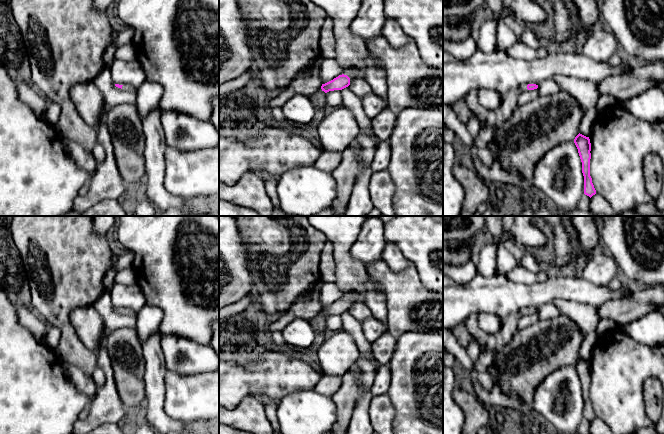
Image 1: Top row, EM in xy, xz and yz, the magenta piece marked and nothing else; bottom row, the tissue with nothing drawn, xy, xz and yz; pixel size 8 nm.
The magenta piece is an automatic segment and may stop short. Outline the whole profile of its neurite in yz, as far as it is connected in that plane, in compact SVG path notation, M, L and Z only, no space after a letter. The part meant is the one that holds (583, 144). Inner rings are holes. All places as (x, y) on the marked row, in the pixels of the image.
M578 134L574 143L578 149L578 153L582 162L582 173L584 176L584 194L590 198L596 194L596 190L592 183L592 178L590 176L590 159L591 159L591 143L589 137L582 134Z

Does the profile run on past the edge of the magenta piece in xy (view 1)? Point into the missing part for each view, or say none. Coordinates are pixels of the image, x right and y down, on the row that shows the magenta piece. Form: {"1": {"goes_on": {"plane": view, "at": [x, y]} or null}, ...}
{"1": {"goes_on": {"plane": "xy", "at": [125, 87]}}}

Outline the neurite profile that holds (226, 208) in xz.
M219 198L219 216L261 216L256 211Z

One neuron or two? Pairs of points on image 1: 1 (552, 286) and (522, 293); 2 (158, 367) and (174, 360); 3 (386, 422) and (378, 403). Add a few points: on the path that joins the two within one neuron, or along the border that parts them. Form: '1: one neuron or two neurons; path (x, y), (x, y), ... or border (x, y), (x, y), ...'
1: one neuron; path (545, 292), (529, 293)
2: two neurons; border (160, 342), (163, 365), (165, 367)
3: one neuron; path (382, 417), (381, 408)

